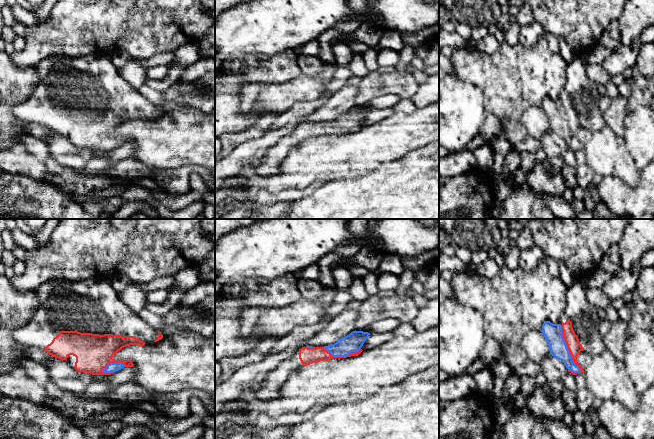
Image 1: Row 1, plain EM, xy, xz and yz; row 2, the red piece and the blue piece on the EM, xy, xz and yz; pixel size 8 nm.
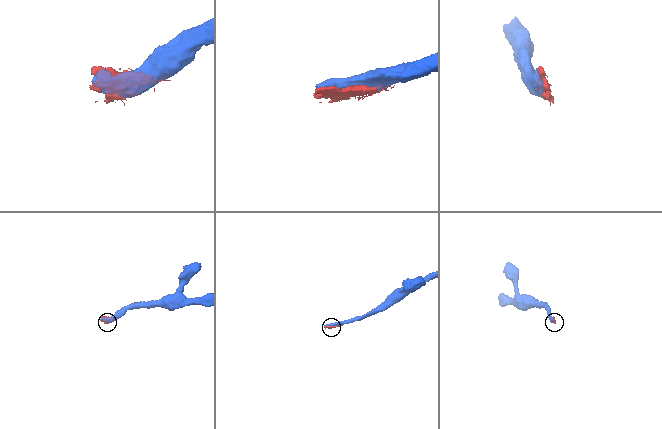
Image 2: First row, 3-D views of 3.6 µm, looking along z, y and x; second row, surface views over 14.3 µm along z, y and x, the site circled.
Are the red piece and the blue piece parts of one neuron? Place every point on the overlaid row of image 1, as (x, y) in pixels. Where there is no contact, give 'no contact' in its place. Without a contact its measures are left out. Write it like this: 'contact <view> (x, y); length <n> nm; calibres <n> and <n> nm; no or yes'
contact yz (568, 349); length 420 nm; calibres 110 and 140 nm; yes

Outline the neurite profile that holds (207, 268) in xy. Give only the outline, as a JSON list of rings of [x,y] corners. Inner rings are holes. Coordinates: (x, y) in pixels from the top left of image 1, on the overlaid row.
[[[215,248],[206,255],[202,263],[195,266],[200,271],[203,282],[215,283]]]

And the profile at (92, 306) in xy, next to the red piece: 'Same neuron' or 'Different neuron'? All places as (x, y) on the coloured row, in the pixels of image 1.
Same neuron

